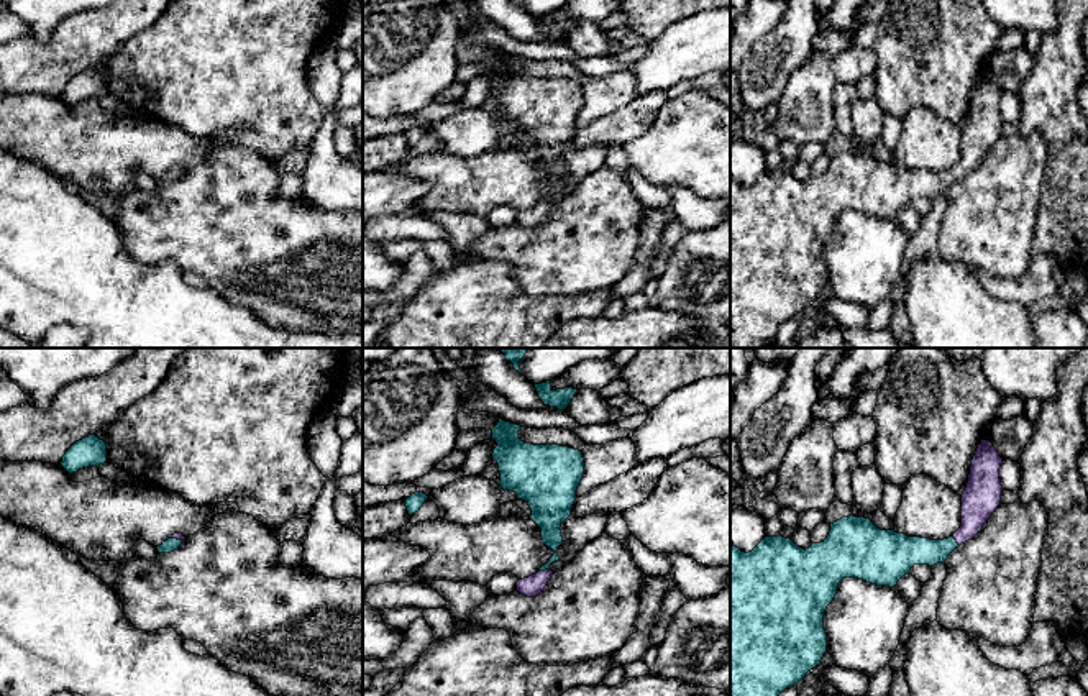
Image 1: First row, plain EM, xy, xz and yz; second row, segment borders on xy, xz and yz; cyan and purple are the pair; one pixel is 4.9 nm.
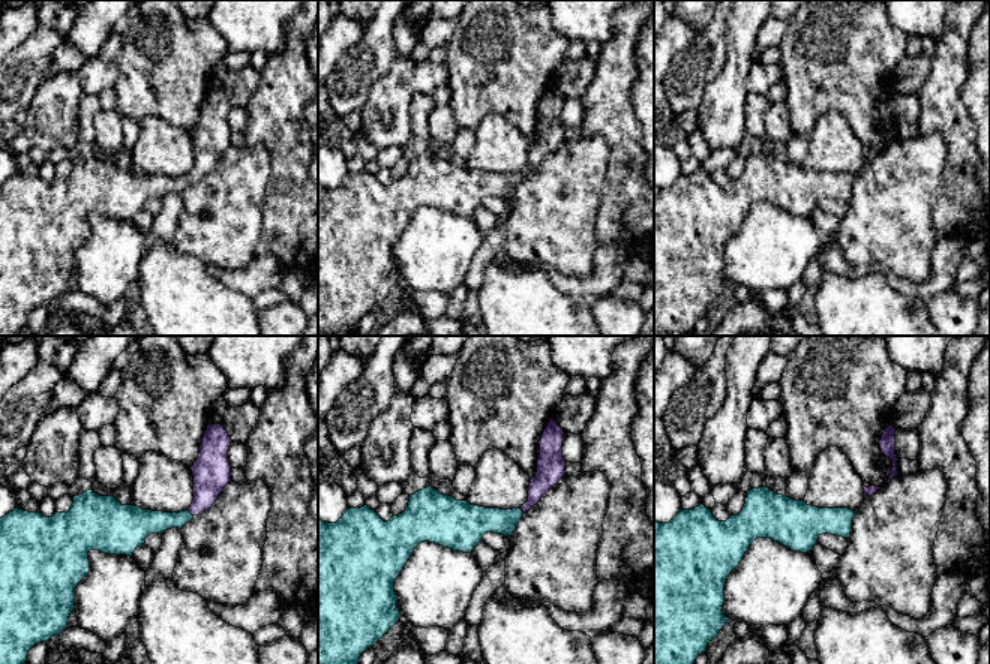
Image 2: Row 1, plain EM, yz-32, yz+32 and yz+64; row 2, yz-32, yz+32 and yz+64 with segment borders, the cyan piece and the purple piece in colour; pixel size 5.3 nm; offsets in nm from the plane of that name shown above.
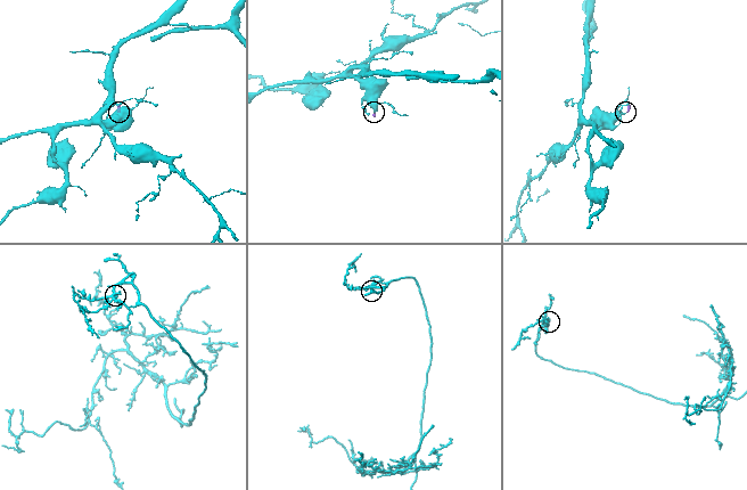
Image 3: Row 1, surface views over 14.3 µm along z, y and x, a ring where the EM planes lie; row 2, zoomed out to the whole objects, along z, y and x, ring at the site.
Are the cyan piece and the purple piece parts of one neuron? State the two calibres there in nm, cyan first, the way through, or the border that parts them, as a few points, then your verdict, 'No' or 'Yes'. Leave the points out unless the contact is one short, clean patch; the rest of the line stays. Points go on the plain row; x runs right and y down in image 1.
Thickness 120 nm (cyan) against 100 nm. Path across: xz (548, 151), (555, 189), (544, 202), (534, 217). Yes

